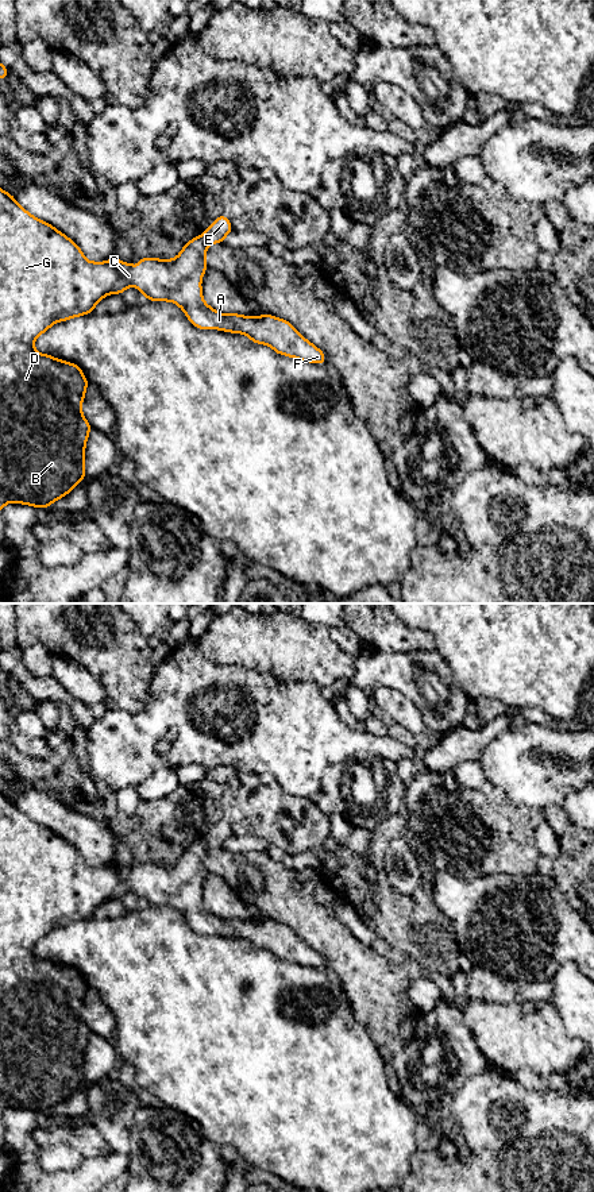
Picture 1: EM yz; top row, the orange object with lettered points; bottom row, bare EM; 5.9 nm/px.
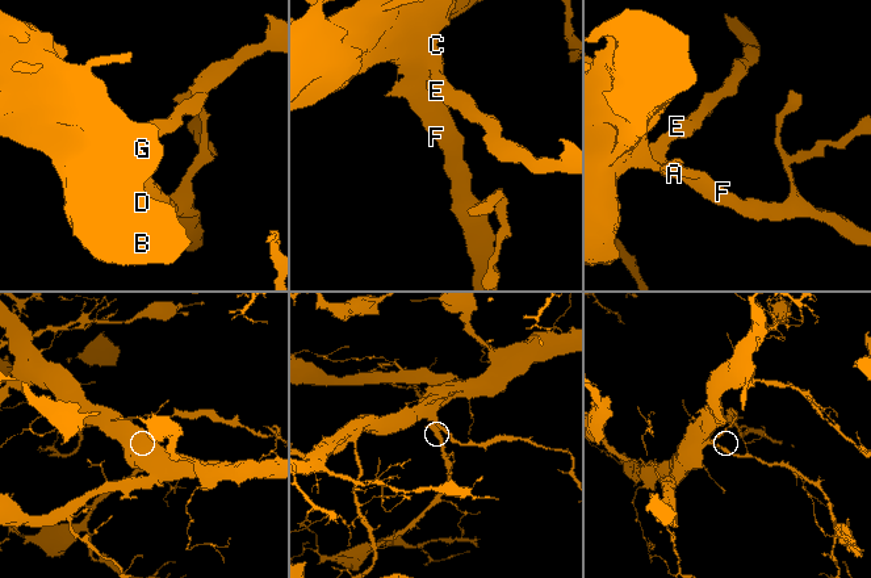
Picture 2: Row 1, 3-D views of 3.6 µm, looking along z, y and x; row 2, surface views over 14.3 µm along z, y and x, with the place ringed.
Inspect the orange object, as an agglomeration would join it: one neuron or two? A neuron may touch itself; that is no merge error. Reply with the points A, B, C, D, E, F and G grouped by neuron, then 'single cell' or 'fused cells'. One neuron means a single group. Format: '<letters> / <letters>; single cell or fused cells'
A B C D E F G; single cell

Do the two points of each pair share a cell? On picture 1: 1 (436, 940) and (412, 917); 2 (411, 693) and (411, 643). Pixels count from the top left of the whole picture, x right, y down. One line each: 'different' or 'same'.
1: same
2: different

